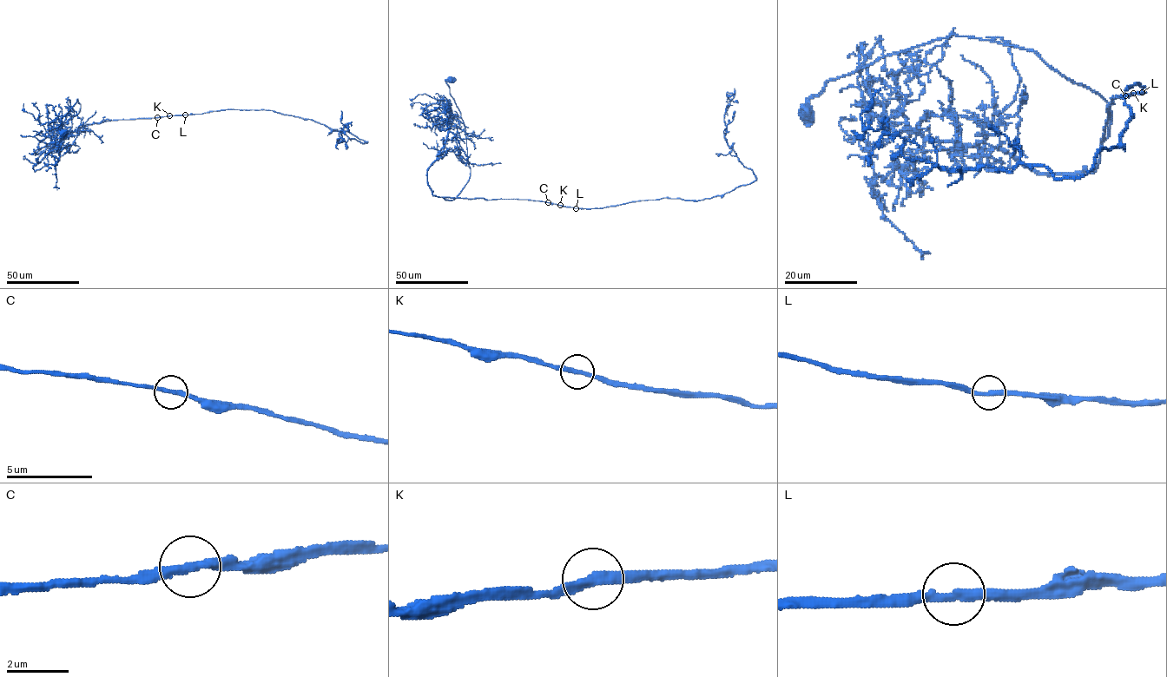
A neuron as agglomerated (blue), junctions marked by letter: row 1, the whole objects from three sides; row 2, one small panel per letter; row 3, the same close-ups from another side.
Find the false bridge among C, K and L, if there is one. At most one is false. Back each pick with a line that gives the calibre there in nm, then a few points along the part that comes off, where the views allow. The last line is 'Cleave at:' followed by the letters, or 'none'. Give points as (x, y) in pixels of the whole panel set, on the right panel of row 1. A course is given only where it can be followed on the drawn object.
Cleave at: none

